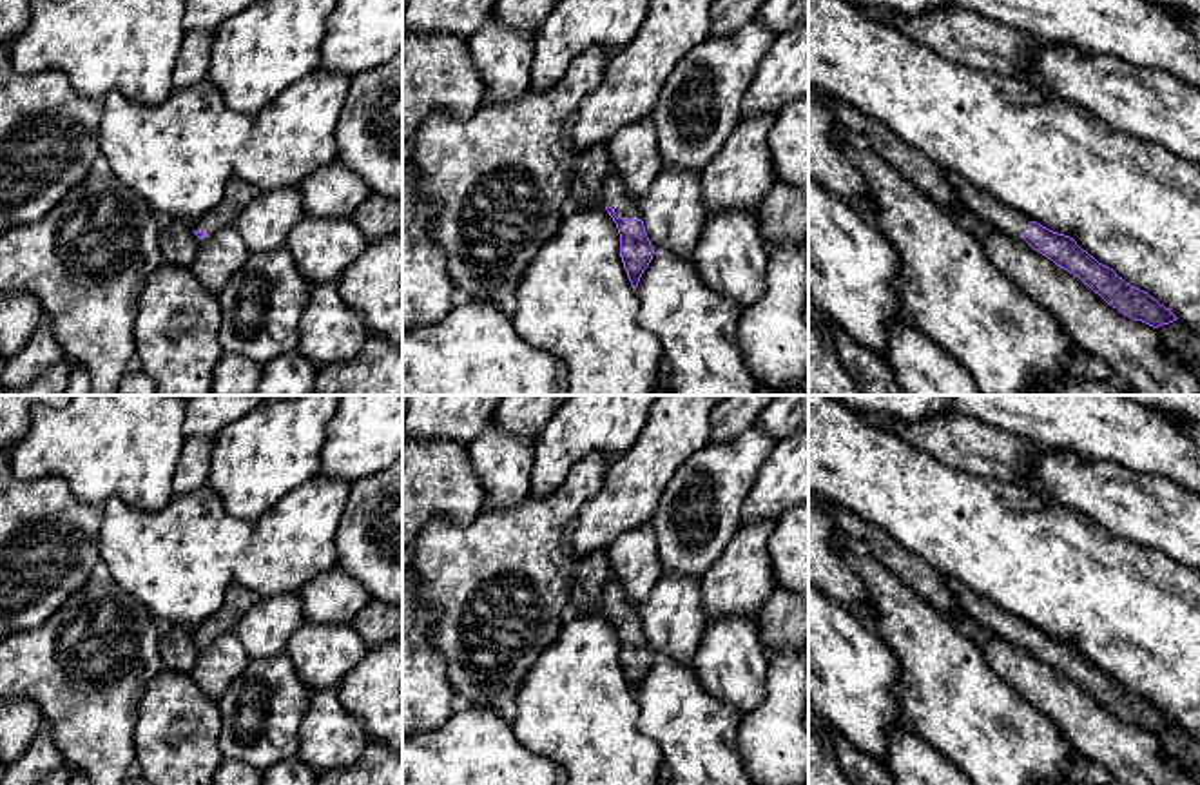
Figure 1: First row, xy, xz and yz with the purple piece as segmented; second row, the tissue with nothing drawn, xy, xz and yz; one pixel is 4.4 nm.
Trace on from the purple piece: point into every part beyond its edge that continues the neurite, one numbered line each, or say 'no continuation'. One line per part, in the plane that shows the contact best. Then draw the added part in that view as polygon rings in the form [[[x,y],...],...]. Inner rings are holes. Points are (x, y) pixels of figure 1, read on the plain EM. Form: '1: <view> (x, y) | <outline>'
1: xz (615, 600) | [[[611,577],[605,584],[598,609],[602,613],[611,613],[616,624],[642,625],[640,607],[629,602],[625,589],[616,577]]]

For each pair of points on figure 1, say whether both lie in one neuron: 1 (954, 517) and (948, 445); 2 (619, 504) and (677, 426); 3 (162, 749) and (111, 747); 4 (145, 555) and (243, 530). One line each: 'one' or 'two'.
1: two
2: one
3: two
4: one

